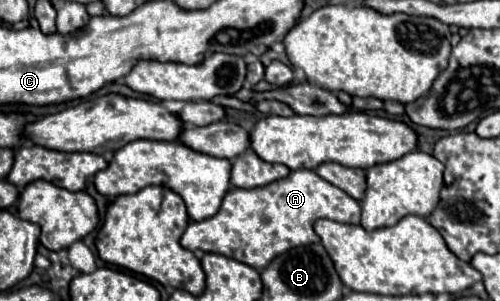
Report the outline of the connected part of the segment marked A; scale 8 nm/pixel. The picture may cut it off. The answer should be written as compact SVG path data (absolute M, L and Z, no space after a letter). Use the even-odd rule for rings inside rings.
M294 170L286 178L260 188L228 190L218 214L202 222L190 222L180 244L192 252L224 254L262 270L278 254L318 242L312 226L320 218L360 224L360 204L334 184L322 180L314 170Z

